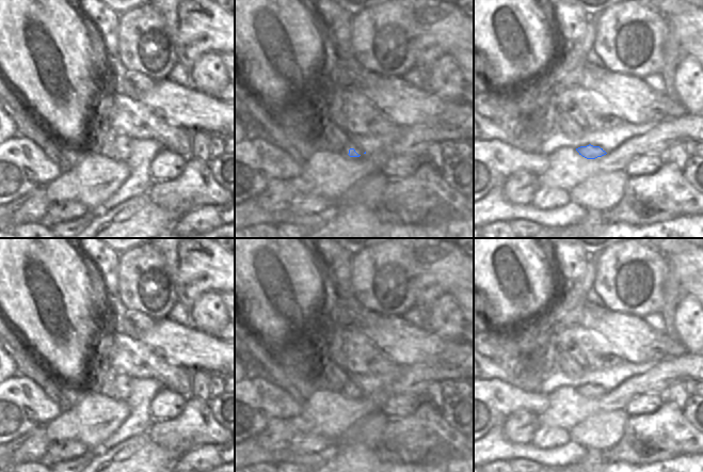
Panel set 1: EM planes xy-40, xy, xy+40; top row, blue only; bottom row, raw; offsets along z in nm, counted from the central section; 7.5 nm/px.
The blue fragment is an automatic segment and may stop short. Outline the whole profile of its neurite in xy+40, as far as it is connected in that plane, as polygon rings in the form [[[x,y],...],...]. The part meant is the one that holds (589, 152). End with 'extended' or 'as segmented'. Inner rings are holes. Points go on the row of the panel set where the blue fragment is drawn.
[[[591,144],[587,146],[580,146],[576,148],[576,151],[581,155],[582,157],[587,159],[595,159],[597,157],[602,157],[606,155],[607,153],[601,148],[600,146],[593,146]]]; as segmented

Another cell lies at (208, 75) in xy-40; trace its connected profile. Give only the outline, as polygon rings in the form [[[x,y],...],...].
[[[218,52],[199,57],[191,70],[192,86],[211,97],[217,97],[228,82],[227,70]]]

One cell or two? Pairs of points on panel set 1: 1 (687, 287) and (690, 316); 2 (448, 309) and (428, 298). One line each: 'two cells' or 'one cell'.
1: two cells
2: two cells

